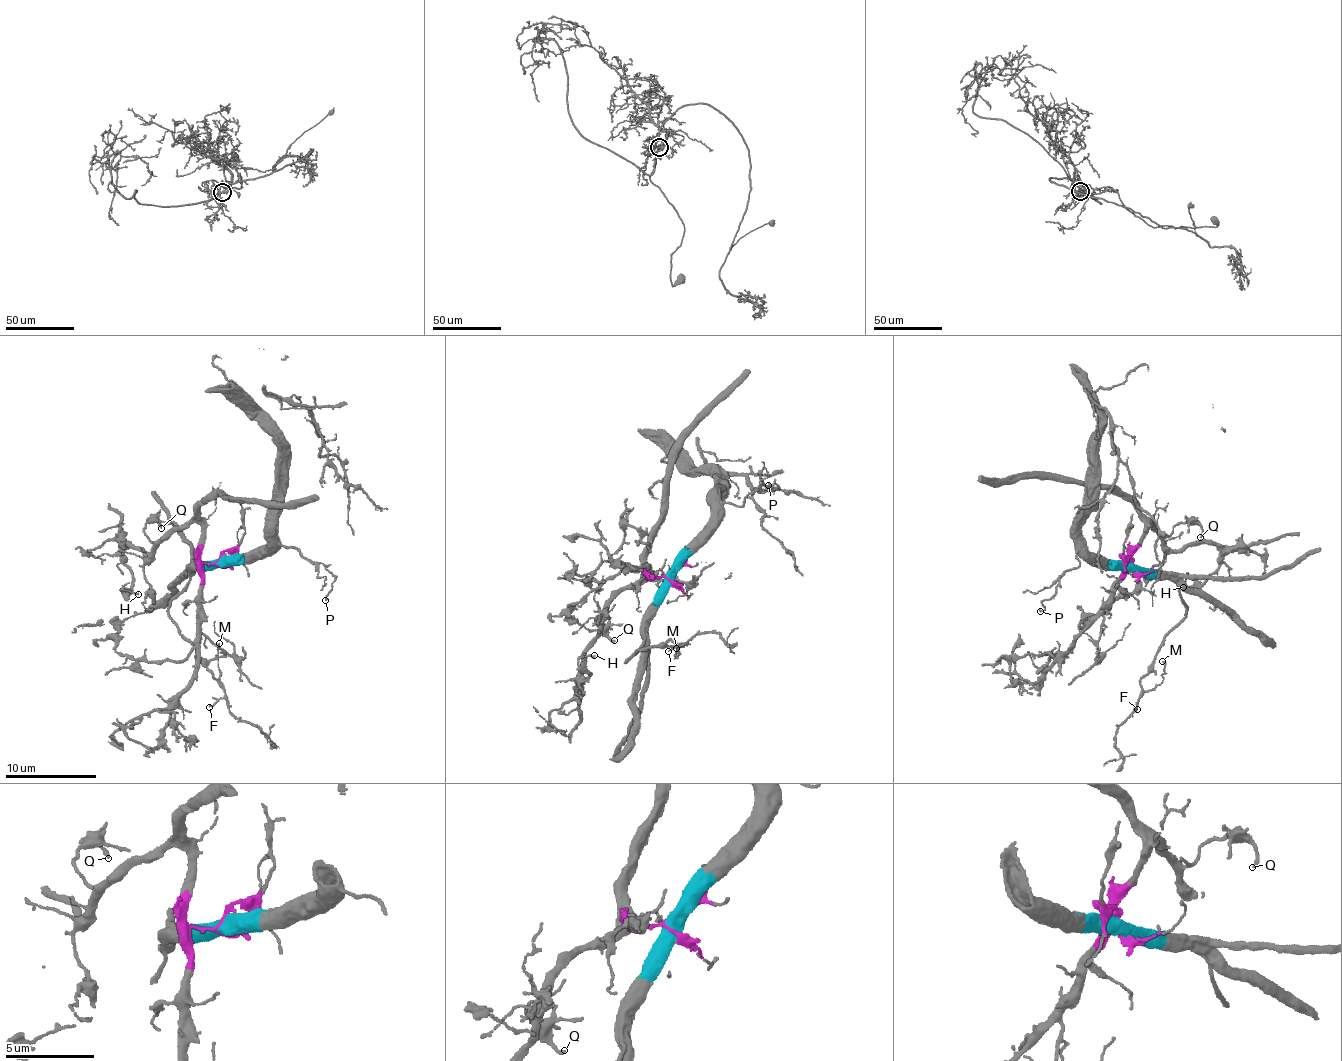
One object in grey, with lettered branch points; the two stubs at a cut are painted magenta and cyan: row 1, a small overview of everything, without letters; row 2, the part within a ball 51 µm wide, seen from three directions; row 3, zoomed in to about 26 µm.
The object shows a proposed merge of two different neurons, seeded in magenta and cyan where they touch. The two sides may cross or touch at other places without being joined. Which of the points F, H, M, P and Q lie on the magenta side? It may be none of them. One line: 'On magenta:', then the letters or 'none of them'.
On magenta: H, Q

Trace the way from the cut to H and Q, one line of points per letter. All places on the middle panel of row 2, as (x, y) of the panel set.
H: (666, 576), (649, 573), (615, 594), (588, 649), (583, 680), (590, 674), (579, 661), (595, 655)
Q: (666, 576), (650, 577), (649, 573), (651, 578), (618, 593), (595, 618), (604, 634), (614, 641)

